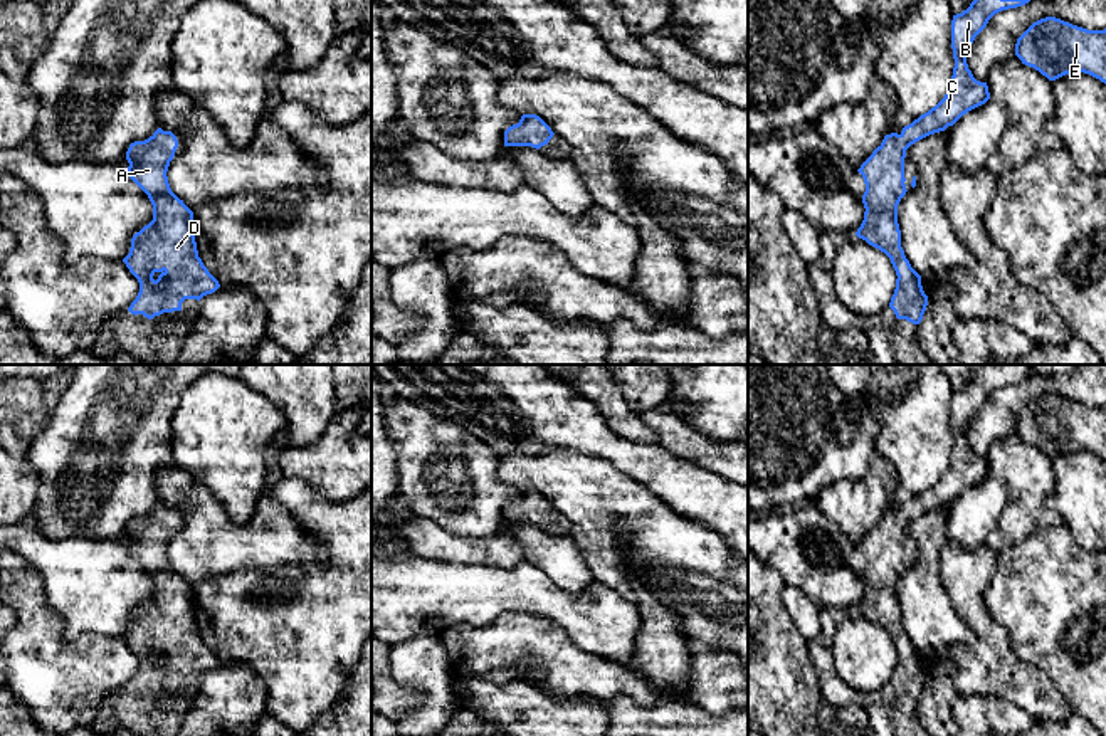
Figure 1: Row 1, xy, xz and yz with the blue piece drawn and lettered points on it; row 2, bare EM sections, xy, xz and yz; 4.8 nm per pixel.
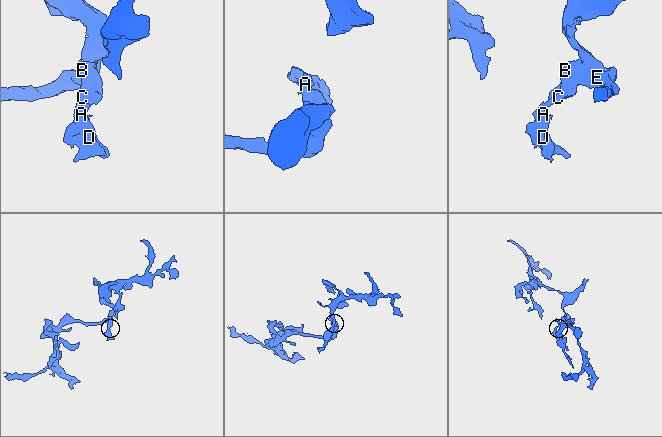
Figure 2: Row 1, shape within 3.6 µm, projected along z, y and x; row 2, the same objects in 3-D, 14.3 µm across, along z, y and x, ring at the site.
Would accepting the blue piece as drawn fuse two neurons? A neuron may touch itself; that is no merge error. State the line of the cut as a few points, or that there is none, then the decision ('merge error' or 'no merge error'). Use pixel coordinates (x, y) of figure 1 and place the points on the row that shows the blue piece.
no cut; no merge error

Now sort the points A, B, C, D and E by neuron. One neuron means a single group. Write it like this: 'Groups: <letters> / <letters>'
Groups: A B C D E

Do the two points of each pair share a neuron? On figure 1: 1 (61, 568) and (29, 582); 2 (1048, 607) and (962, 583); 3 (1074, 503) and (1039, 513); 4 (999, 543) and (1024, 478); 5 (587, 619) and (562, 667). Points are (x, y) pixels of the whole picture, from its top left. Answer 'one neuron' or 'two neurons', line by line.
1: two neurons
2: two neurons
3: two neurons
4: one neuron
5: two neurons

